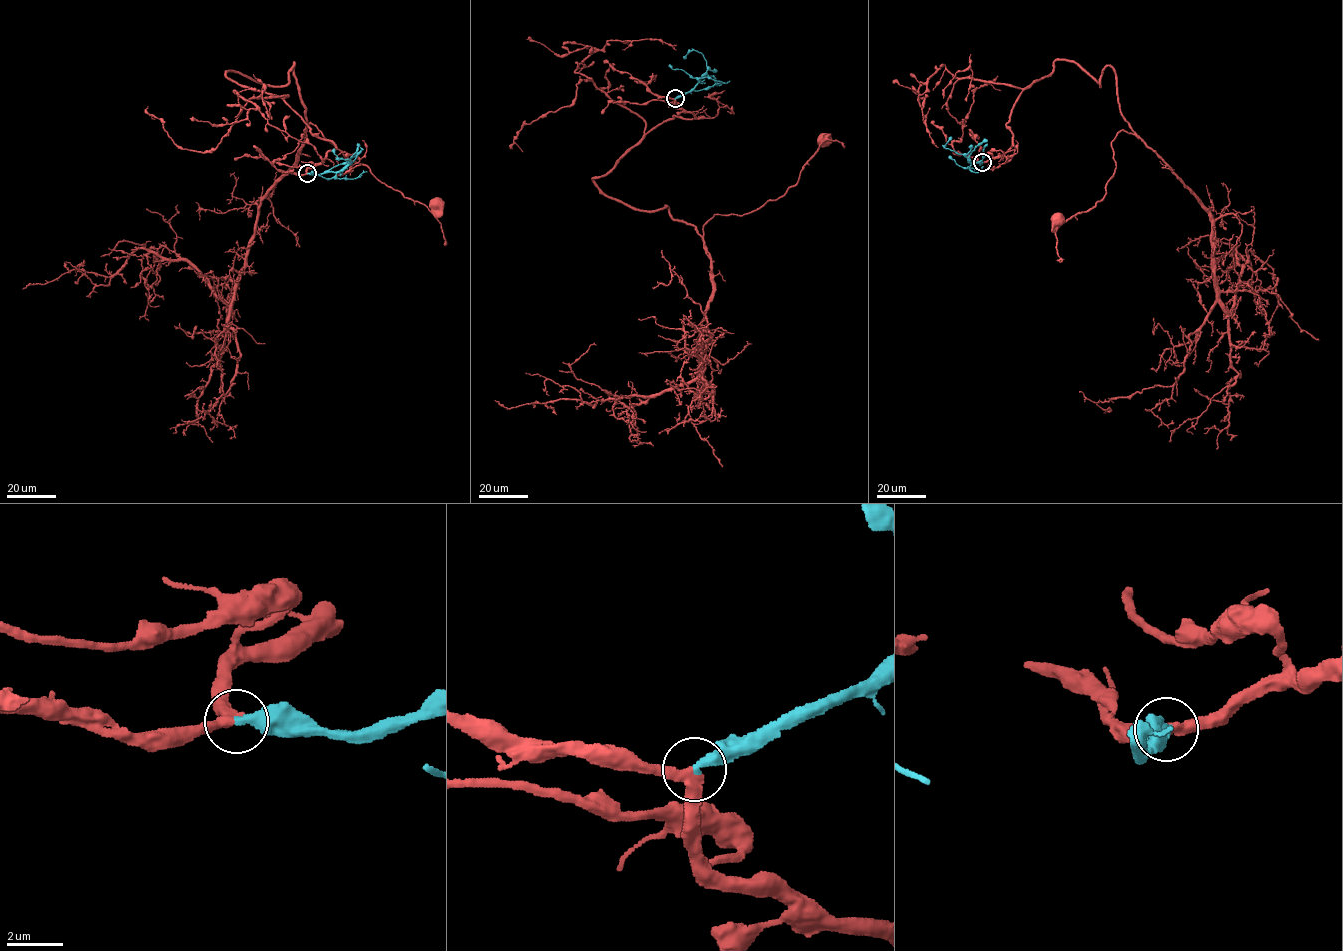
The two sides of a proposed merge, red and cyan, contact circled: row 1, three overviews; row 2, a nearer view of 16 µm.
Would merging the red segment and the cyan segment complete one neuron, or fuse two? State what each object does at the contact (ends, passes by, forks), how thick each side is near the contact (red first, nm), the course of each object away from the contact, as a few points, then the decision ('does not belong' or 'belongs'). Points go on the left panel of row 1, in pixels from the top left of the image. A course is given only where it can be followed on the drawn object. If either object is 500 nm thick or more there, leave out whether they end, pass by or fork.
red passes by | cyan ends | 360/360 nm | red via (307, 173), (335, 145), (226, 71), (284, 85), (294, 63), (306, 125), (404, 197), (436, 204) | cyan via (308, 174), (337, 172), (351, 163), (348, 159), (339, 159), (333, 148) | belongs

